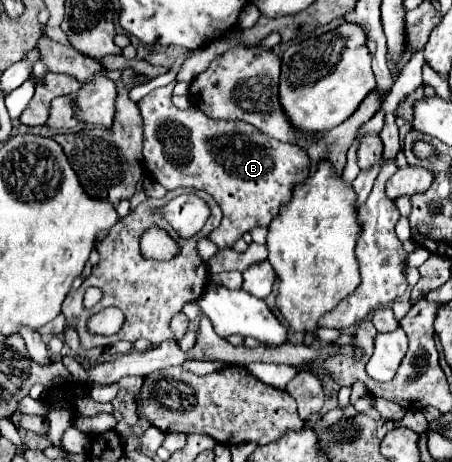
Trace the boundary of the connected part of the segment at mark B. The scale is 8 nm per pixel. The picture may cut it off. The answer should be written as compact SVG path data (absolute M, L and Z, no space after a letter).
M174 80L166 87L154 89L138 101L144 119L144 159L146 171L166 189L190 187L206 191L220 205L224 219L210 239L220 247L232 247L246 231L268 227L276 213L290 201L298 183L310 173L310 159L298 145L276 141L260 133L250 123L216 121L200 109L180 111L170 101Z

